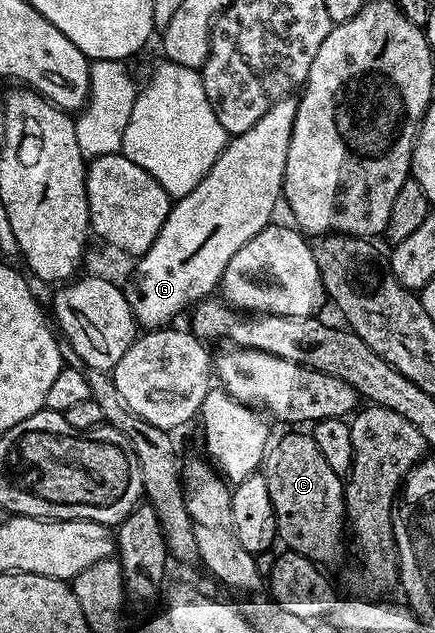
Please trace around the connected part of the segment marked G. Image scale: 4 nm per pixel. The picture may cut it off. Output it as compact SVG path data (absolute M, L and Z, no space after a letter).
M286 97L275 101L251 129L242 135L232 136L226 142L223 153L217 156L215 165L187 193L182 199L176 200L170 206L167 221L163 221L163 229L155 237L151 249L136 260L137 268L129 279L129 284L124 284L123 290L127 297L127 305L131 305L131 313L142 328L164 328L172 324L173 318L181 310L192 308L203 299L210 298L218 290L223 273L227 269L227 261L255 237L262 229L274 222L273 210L283 199L285 190L285 170L287 169L287 153L291 145L291 133L295 129L297 116L297 99Z

